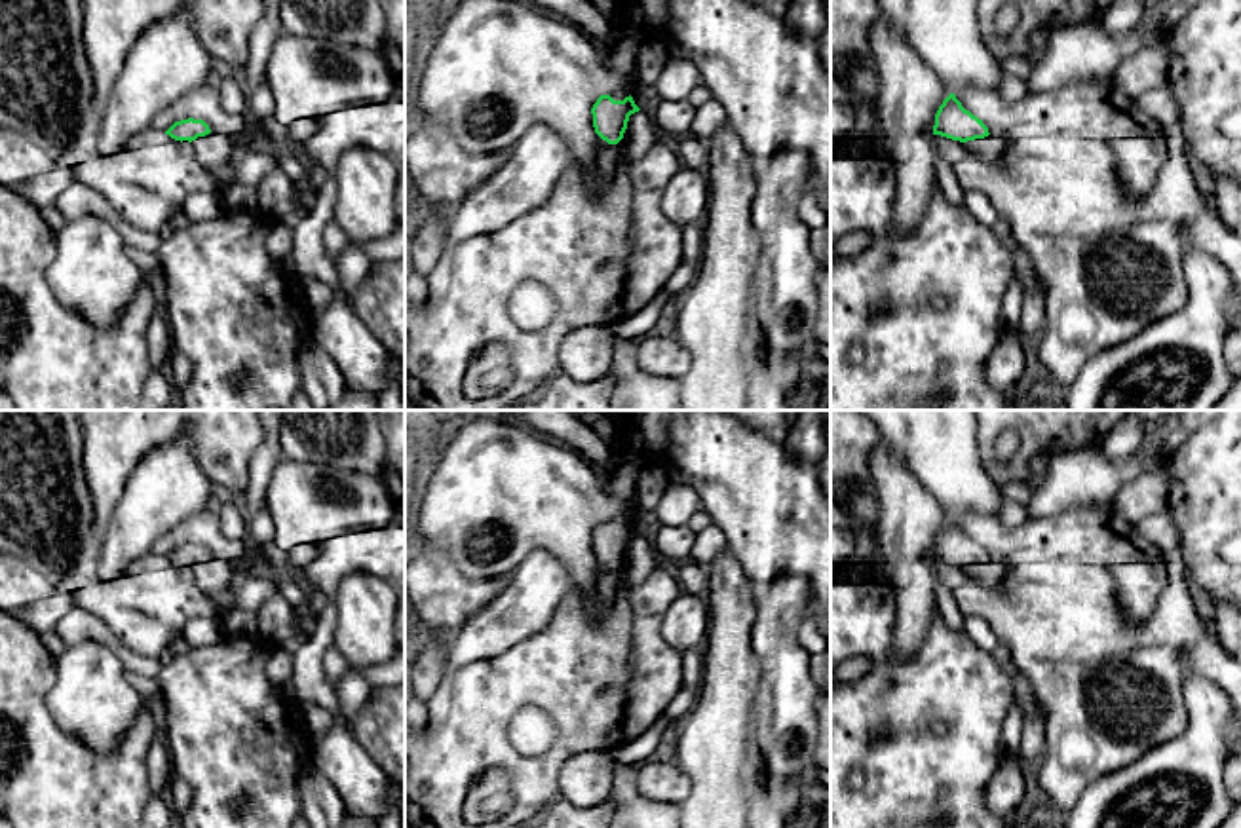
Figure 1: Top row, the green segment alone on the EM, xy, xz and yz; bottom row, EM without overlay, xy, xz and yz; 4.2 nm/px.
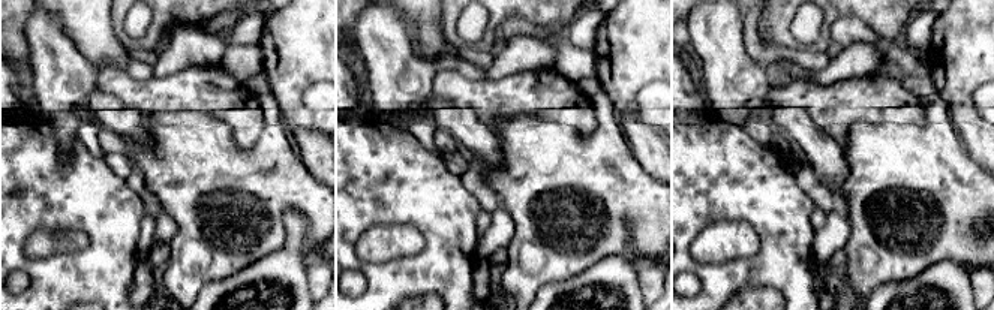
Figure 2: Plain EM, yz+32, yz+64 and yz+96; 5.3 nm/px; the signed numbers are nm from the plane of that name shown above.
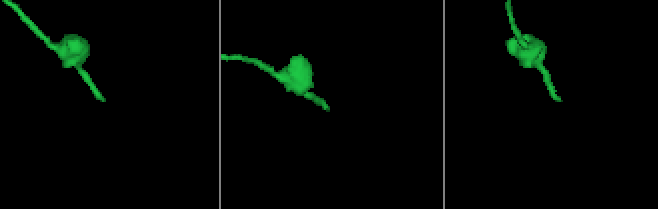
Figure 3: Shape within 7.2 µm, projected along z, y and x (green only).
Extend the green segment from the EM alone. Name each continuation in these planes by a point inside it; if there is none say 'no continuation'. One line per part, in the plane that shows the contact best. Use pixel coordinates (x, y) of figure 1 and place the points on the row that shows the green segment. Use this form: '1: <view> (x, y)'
1: xz (641, 135)

